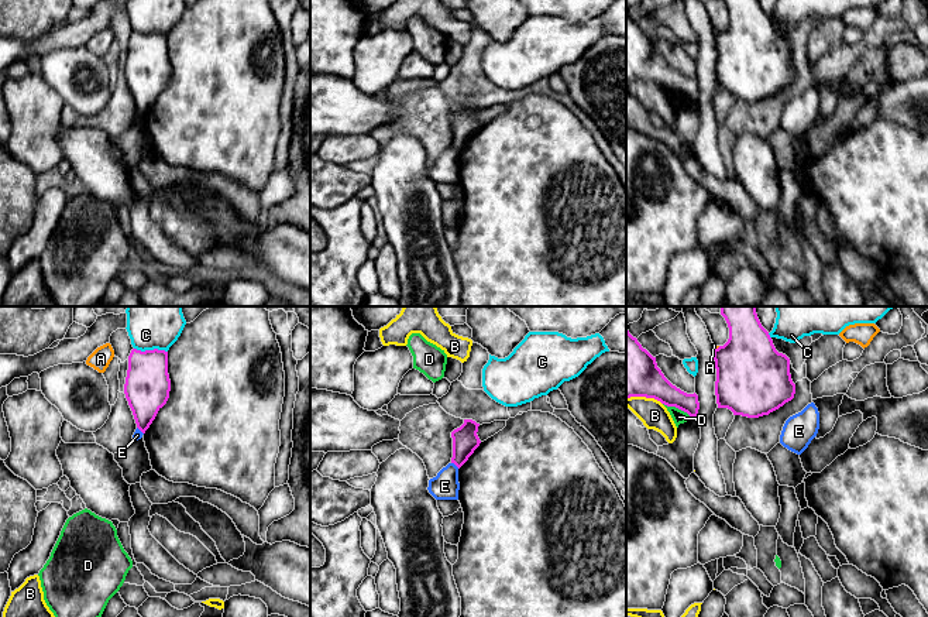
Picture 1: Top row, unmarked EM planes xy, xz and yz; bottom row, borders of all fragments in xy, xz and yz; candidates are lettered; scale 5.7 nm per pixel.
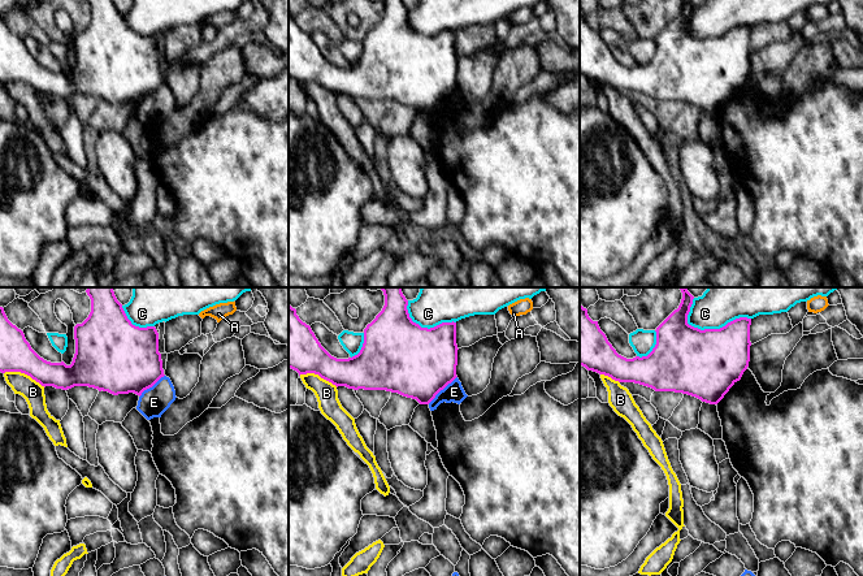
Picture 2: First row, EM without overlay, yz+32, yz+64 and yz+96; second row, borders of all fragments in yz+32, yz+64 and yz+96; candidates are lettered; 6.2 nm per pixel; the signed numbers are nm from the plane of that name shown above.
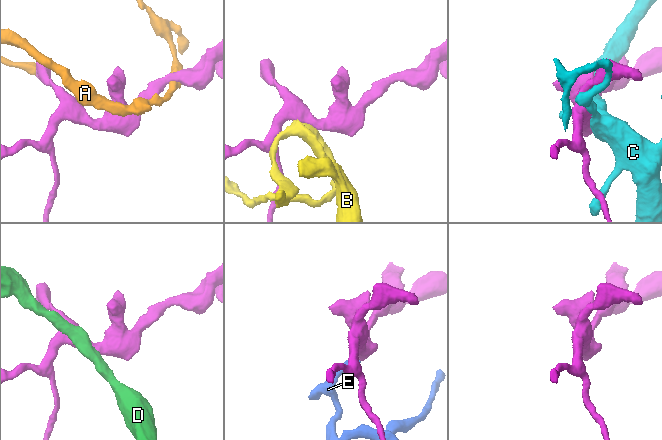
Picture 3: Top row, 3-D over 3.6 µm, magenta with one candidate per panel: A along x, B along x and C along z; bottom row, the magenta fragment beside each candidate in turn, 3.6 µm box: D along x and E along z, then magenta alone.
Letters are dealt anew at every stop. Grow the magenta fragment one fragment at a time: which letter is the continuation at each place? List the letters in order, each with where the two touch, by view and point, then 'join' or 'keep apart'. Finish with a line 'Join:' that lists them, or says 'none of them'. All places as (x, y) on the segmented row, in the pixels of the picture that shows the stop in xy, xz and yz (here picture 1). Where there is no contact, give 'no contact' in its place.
A: yz (718, 348) | keep apart
B: yz (645, 396) | keep apart
C: xy (151, 350) | keep apart
D: yz (677, 407) | keep apart
E: xz (456, 465) | keep apart
Join: none of them

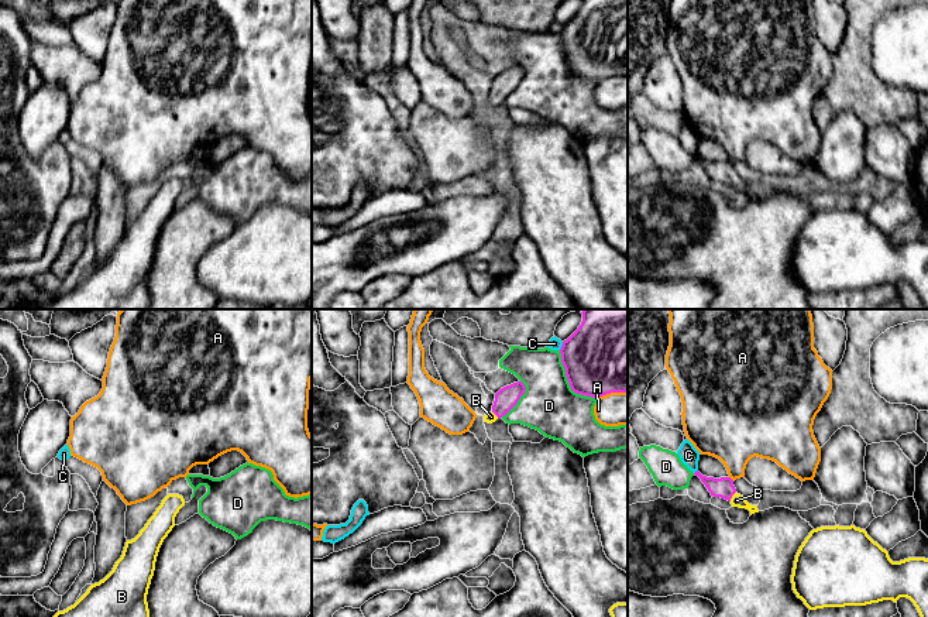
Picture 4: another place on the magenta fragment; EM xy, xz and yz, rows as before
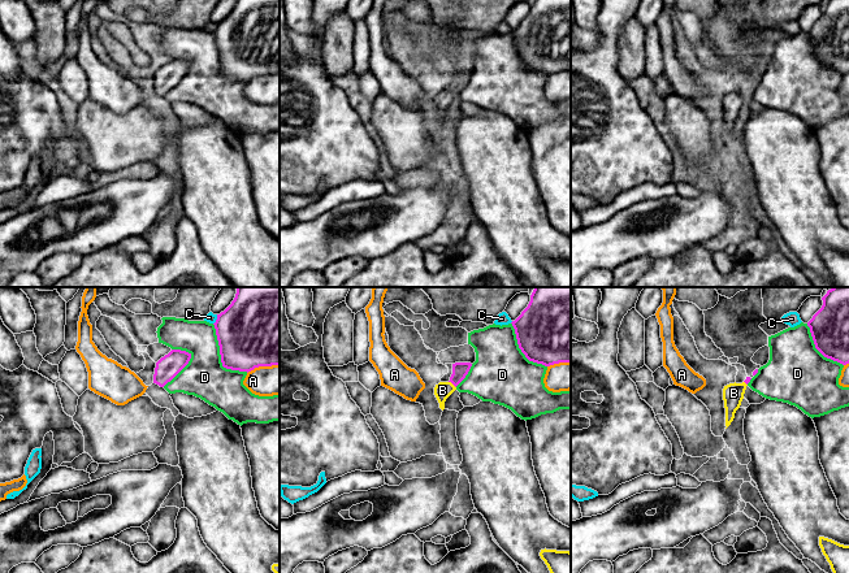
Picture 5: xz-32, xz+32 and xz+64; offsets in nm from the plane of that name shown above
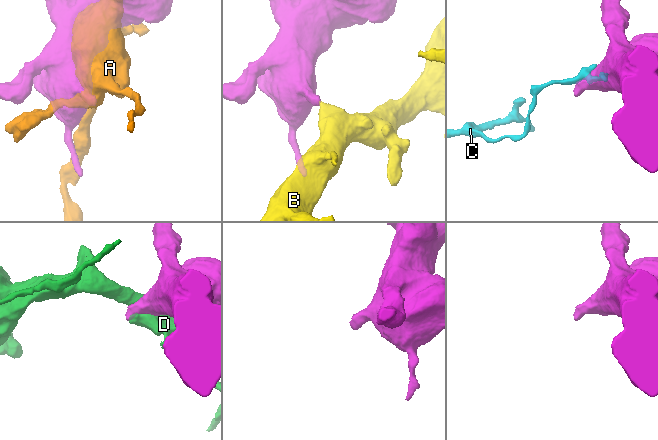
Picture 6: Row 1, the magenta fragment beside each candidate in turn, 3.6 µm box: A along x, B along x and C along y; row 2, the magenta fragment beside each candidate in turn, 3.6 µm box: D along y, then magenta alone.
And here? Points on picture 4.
A: xz (611, 391) | keep apart
B: yz (732, 494) | join
C: xz (562, 346) | keep apart
D: xz (569, 381) | keep apart
Join: B

